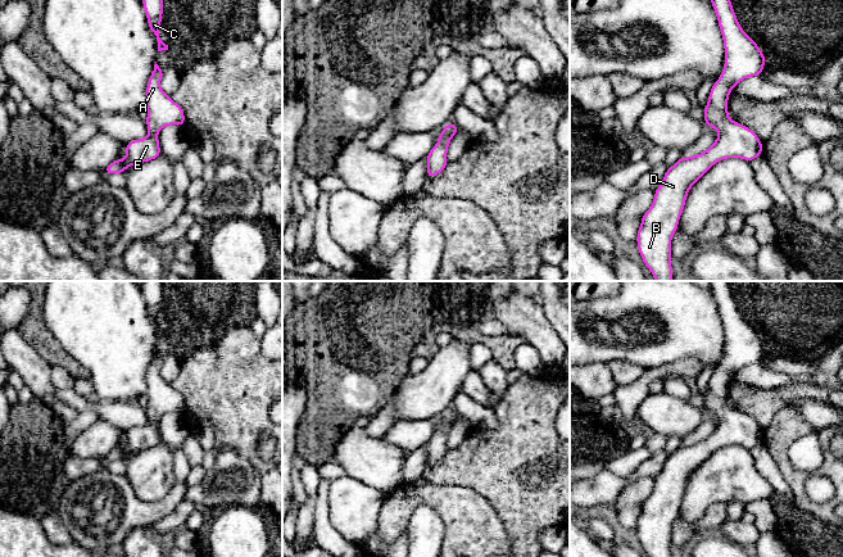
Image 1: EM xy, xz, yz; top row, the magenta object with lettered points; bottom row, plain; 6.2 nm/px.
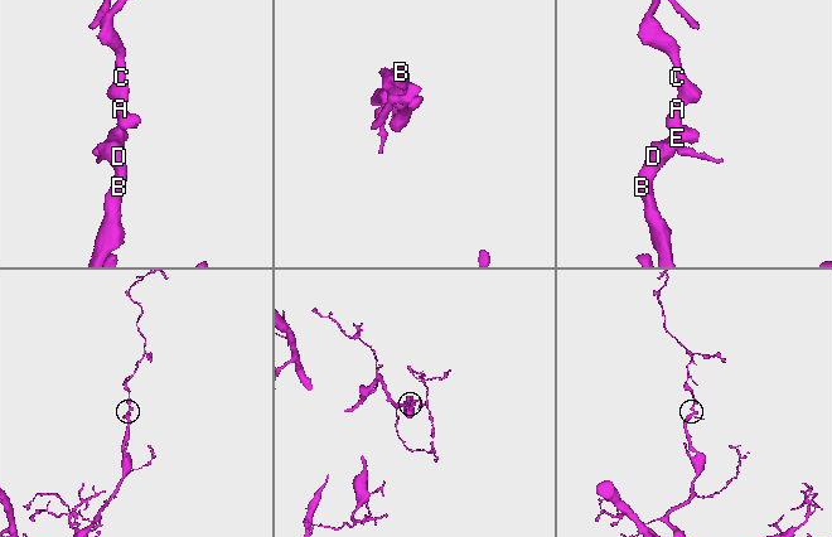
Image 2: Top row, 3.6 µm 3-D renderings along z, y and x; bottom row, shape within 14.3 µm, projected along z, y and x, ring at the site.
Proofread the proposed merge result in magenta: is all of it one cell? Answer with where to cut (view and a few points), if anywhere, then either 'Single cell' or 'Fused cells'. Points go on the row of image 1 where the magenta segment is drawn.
No split. Single cell

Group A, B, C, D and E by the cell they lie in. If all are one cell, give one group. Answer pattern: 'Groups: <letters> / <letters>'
Groups: A B C D E

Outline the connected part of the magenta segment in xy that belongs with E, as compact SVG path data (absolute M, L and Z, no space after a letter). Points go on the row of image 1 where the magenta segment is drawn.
M155 62L146 86L145 108L148 110L148 118L145 123L149 127L149 135L144 139L132 140L126 144L126 159L122 160L117 158L112 162L104 168L106 175L123 173L130 166L136 166L159 158L162 153L158 132L168 124L183 127L183 109L160 89L160 80L163 74L164 71L160 69Z

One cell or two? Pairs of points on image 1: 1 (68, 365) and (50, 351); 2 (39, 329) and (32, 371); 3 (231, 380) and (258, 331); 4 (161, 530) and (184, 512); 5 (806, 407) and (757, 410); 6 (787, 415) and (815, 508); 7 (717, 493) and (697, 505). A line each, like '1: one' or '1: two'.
1: one
2: two
3: two
4: one
5: two
6: one
7: one

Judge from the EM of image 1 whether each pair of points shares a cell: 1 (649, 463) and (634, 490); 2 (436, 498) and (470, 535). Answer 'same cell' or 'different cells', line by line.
1: different cells
2: same cell

